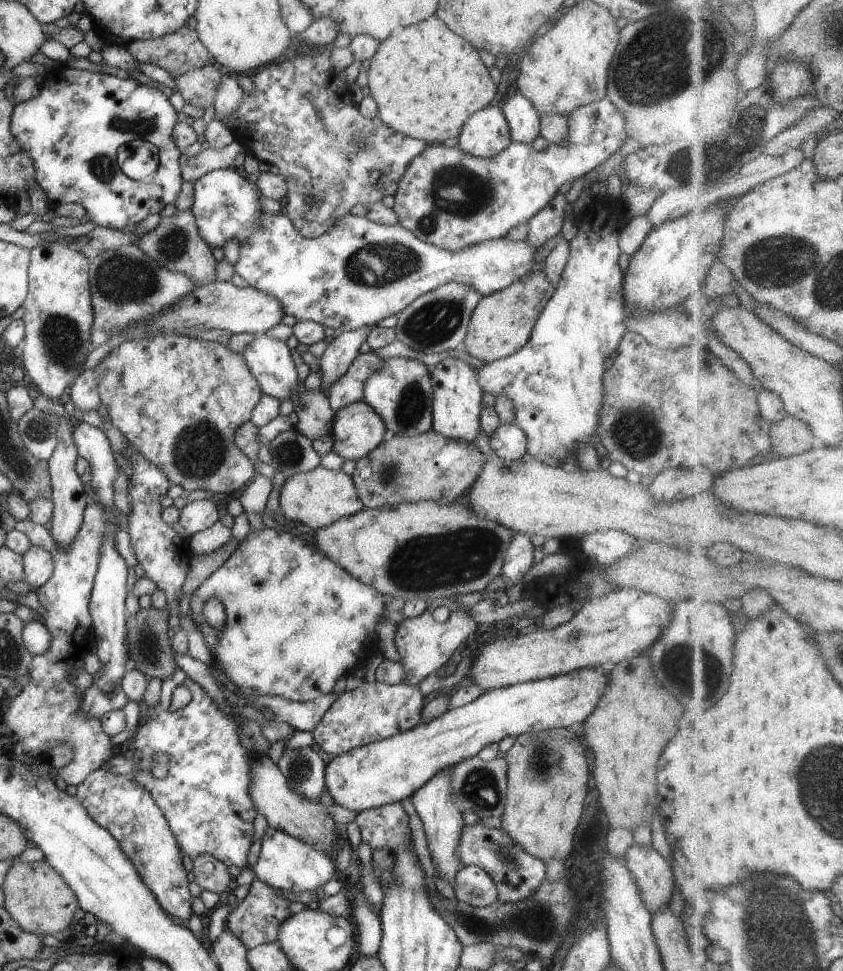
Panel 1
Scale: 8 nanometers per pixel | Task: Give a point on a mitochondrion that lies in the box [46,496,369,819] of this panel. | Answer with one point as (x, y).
(148, 653)

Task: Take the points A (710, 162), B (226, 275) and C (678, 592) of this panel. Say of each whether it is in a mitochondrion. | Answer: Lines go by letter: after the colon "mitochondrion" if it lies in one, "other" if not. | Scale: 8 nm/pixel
A: mitochondrion
B: other
C: other

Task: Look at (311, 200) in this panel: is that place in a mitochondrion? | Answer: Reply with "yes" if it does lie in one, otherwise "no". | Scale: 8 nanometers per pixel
no

